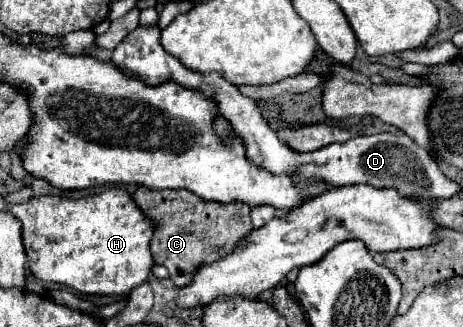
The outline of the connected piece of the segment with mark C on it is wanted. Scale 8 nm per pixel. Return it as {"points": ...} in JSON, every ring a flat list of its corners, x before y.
{"points":[[138,186,132,198,142,214,154,222,154,236,150,240,154,262,170,270,170,278,178,288,192,282,192,274,200,266,232,254,232,248,252,232,250,210,242,202,220,204,196,198,188,190,148,190,146,186]]}

